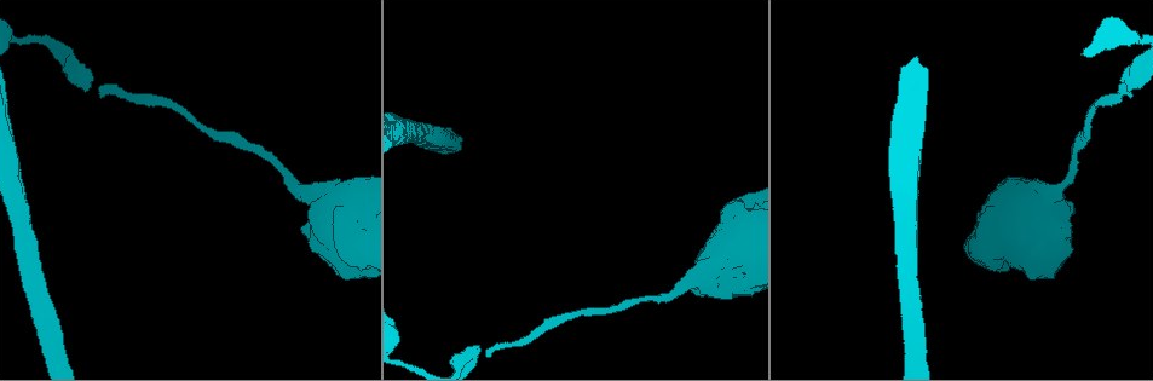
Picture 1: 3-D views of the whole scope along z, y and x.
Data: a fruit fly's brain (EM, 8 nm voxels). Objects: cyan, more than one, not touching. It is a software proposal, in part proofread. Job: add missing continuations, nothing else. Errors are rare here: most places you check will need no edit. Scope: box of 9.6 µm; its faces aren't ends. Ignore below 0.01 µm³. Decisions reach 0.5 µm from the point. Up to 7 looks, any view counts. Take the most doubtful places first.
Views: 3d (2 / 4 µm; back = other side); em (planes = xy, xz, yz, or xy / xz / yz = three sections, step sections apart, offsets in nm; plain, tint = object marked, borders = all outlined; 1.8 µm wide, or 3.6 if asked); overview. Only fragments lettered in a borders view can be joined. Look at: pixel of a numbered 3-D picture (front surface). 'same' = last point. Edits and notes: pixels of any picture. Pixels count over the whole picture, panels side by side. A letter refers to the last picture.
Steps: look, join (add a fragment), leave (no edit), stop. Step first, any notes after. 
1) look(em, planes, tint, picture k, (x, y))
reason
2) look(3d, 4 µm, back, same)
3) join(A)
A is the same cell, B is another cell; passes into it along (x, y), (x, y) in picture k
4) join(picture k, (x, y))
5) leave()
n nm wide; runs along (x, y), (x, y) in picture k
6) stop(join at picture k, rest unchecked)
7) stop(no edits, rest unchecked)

look(em, xz, step 16, borders, picture 1, (86, 80))
branch stops here

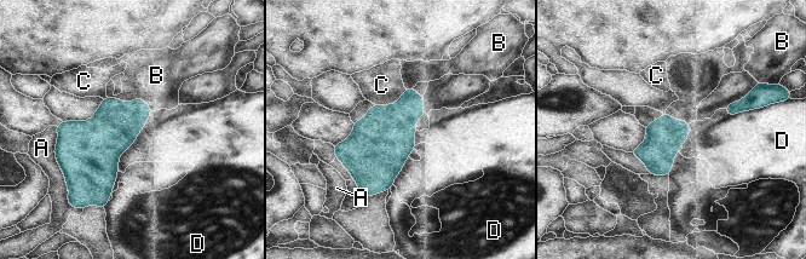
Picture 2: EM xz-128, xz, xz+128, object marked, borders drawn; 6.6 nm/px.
leave()
D touches over 460 nm; A, B, C and D are other cells; none of them fits

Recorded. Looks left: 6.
look(3d, 4 µm, picture 1, (364, 247))
thick turns thin

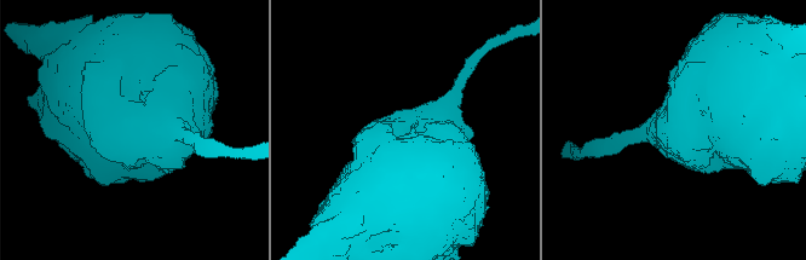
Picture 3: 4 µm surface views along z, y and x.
look(em, planes, borders, picture 3, (127, 131))
now the EM

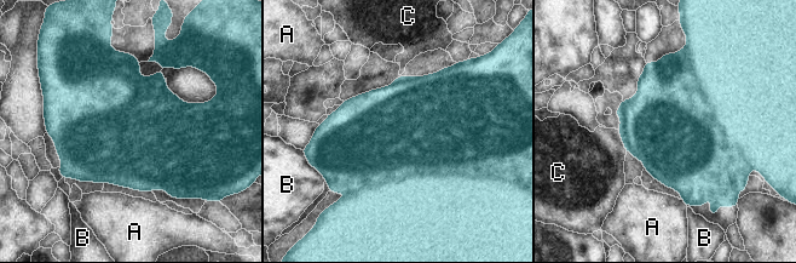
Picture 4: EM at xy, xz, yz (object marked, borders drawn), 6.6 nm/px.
leave()
800 nm wide; A, B and C are other cells; border along (681, 199), (686, 206) in picture 4; none of them fits

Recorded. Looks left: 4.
look(3d, 4 µm, picture 1, (314, 196))
thick turns thin

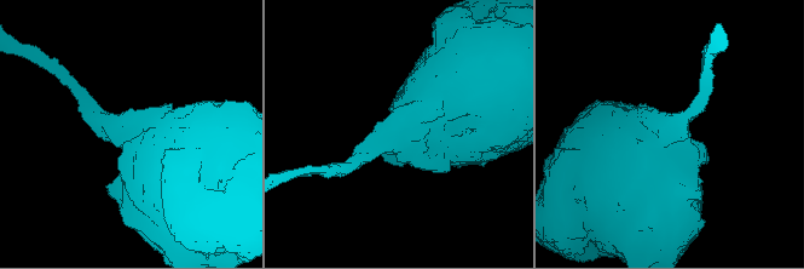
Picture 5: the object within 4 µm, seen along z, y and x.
look(em, 3.6 µm, planes, borders, picture 5, (130, 132))
shape alone is not enough

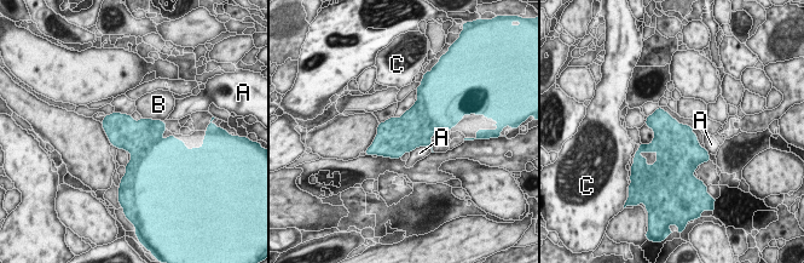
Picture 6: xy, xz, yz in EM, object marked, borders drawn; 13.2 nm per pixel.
leave()
500 nm wide; A, B and C are other cells; border along (142, 116), (163, 121) in picture 6; no lettered fragment goes on from it

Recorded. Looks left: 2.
stop(no edits, rest unchecked)

